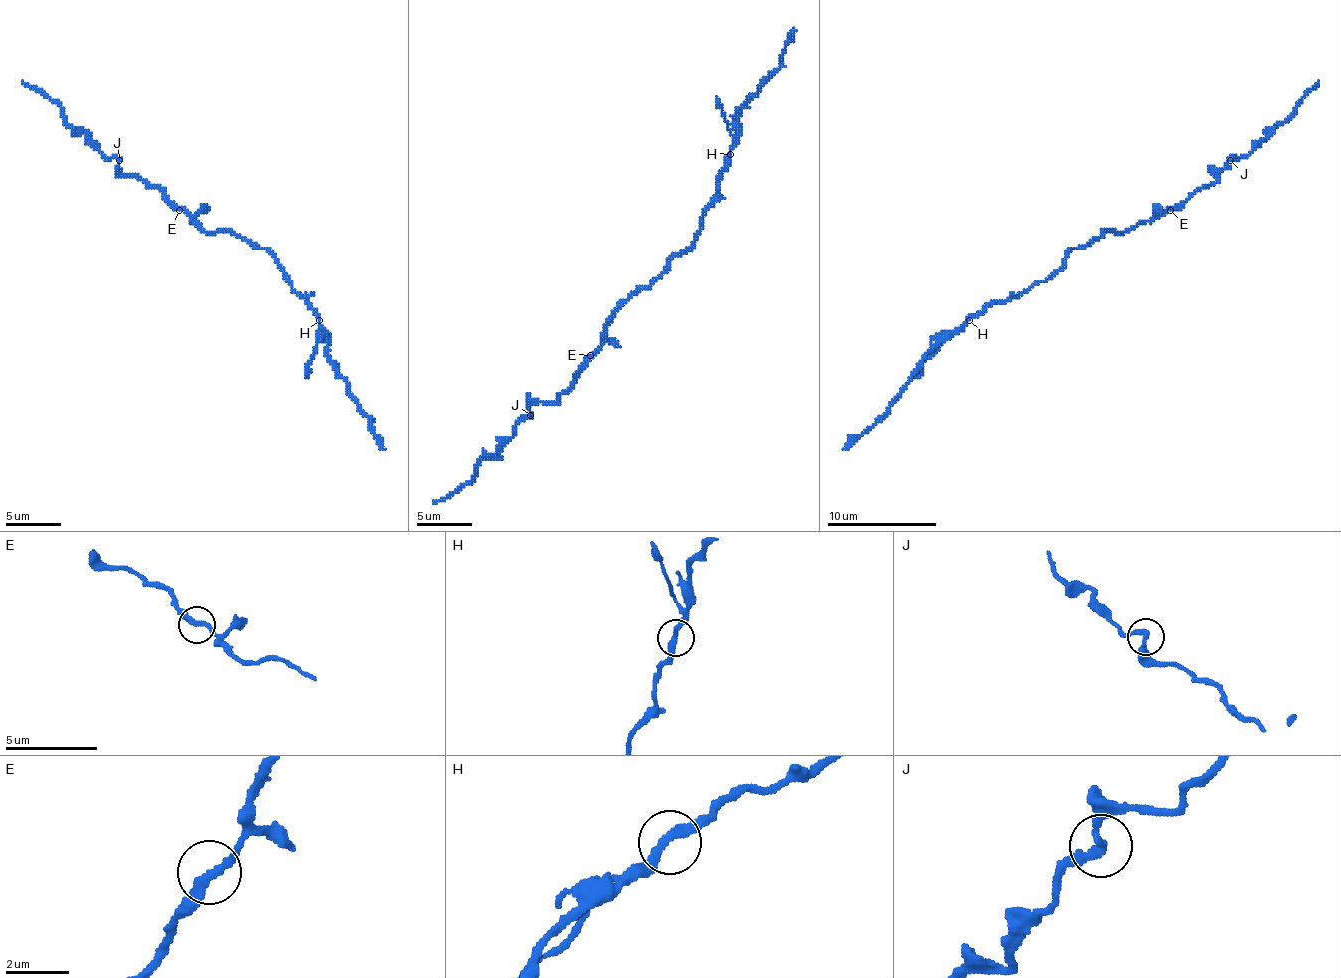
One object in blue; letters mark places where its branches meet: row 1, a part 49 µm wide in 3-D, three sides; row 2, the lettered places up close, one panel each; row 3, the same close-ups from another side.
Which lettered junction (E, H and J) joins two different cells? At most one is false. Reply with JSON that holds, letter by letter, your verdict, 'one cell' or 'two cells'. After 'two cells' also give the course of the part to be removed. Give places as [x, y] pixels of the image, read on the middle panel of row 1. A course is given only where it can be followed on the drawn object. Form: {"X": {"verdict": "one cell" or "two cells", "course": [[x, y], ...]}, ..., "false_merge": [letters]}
{"E": {"verdict": "one cell"}, "H": {"verdict": "one cell"}, "J": {"verdict": "one cell"}, "false_merge": []}

